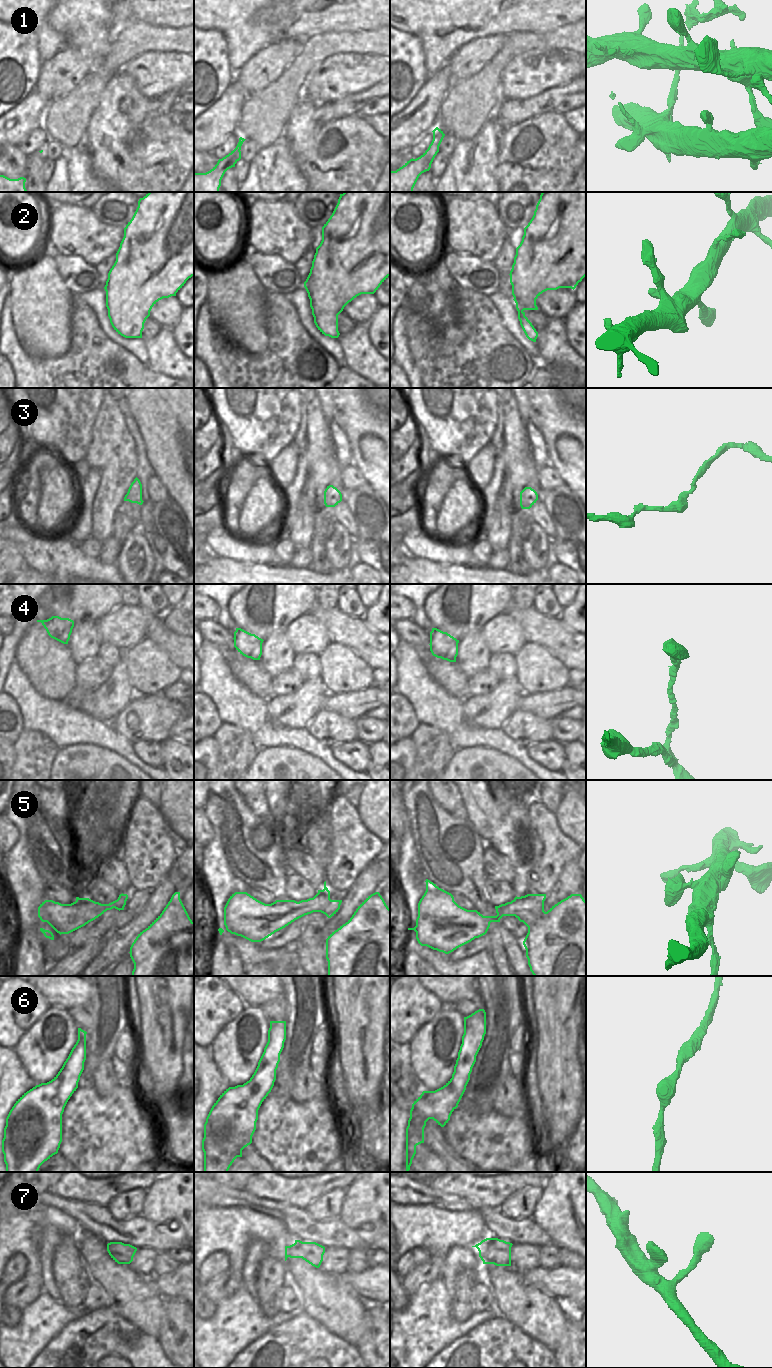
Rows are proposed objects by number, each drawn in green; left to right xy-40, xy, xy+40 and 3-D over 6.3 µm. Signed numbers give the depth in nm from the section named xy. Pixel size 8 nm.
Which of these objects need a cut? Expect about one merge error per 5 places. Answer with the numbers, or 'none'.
1

